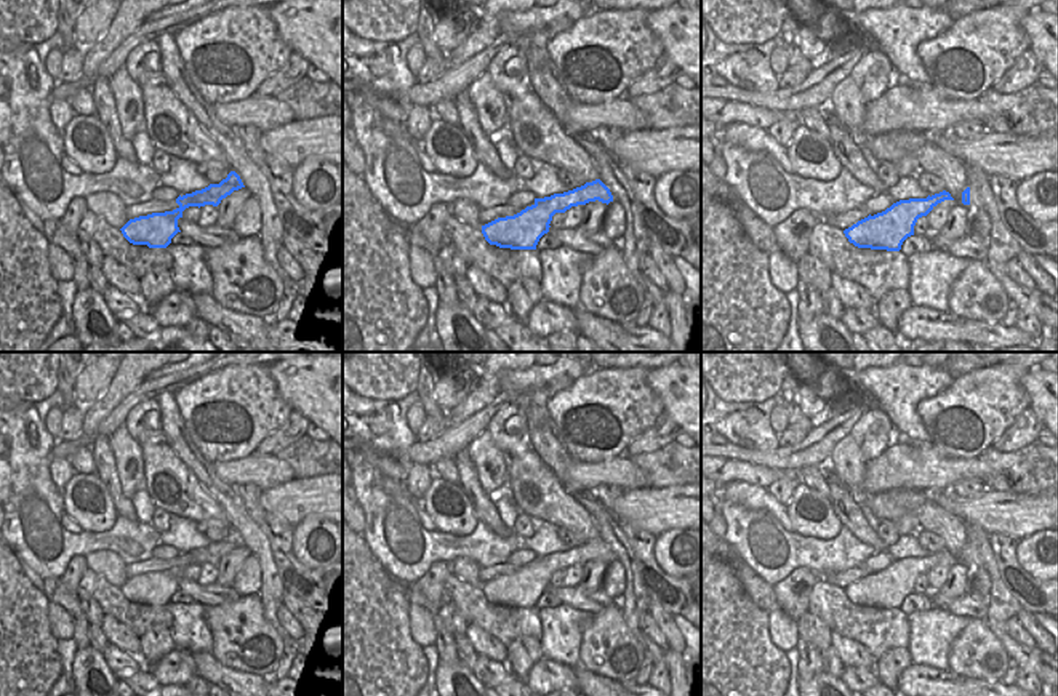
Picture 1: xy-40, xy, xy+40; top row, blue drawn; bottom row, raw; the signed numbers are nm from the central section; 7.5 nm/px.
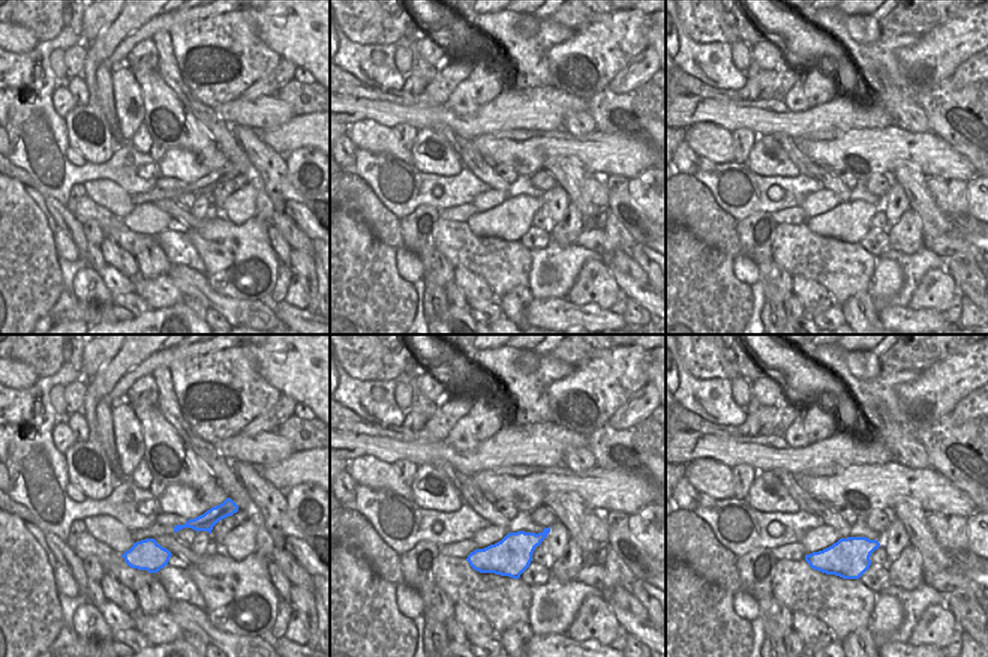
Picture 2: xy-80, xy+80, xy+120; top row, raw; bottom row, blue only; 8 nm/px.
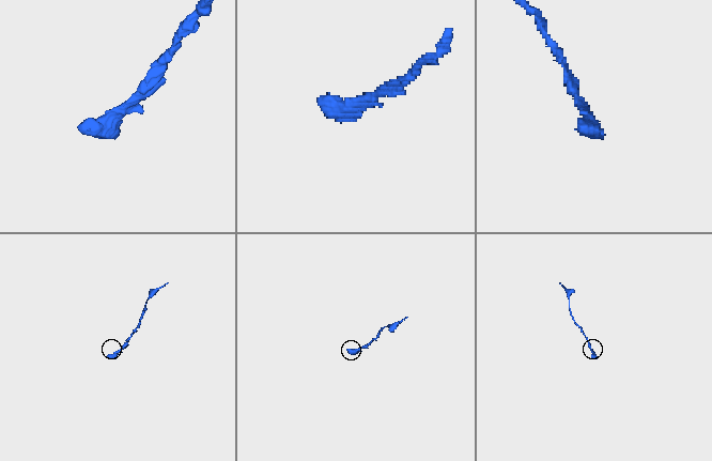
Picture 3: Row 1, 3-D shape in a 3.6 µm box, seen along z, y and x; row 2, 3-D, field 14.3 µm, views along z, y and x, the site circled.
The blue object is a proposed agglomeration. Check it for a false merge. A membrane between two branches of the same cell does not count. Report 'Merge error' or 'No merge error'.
Merge error

